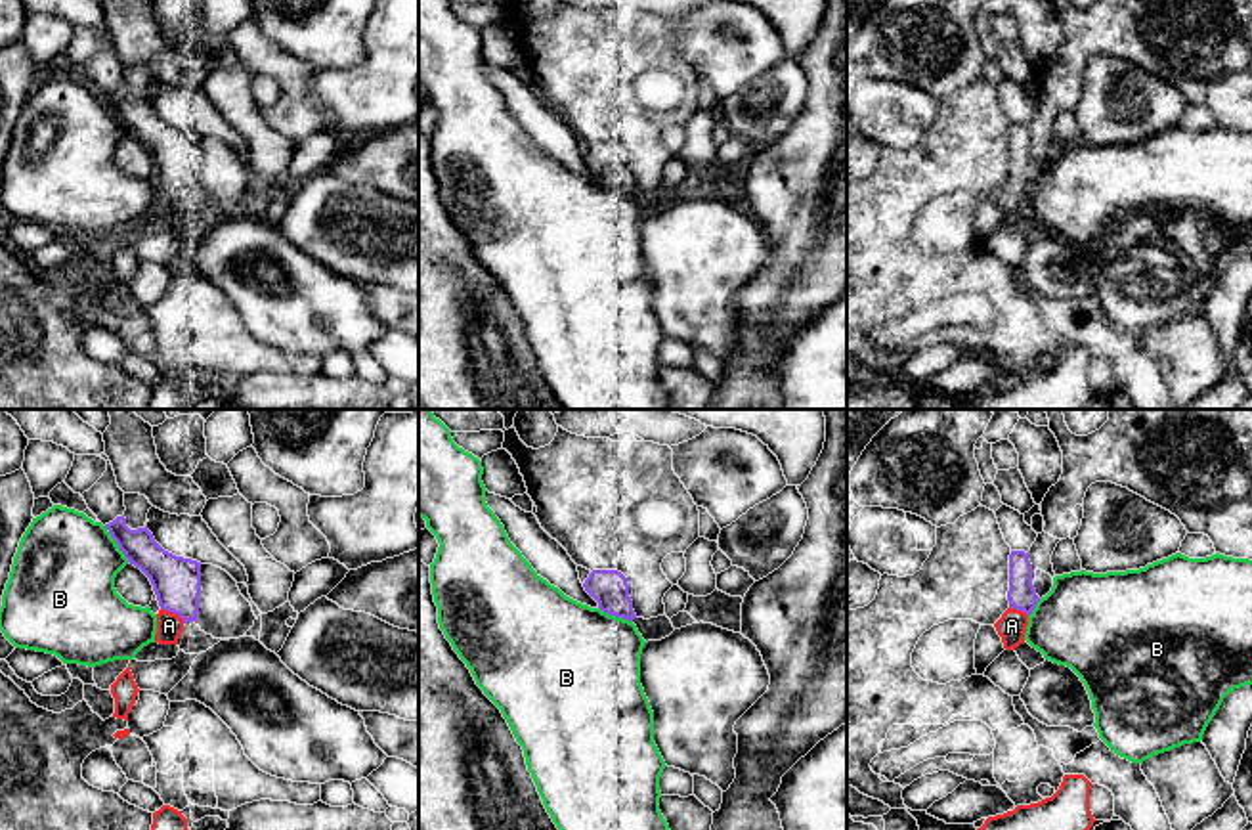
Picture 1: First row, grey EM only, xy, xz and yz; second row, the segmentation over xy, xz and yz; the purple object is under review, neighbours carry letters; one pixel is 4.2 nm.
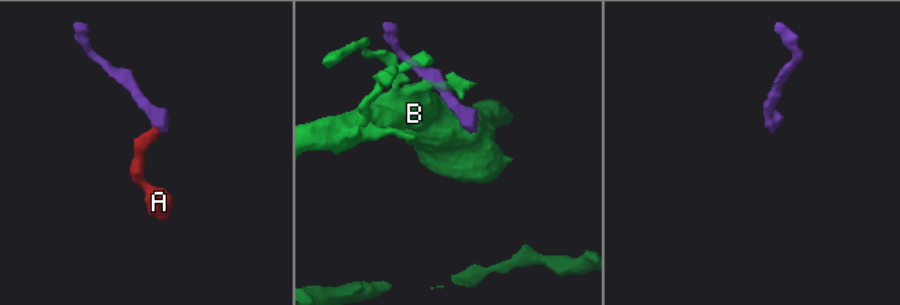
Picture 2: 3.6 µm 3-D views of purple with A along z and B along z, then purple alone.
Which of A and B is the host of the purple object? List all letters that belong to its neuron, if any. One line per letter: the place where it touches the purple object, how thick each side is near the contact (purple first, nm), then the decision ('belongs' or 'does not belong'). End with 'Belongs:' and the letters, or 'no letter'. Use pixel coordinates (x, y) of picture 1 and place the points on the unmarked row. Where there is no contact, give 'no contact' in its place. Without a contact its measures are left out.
A: contact xy (172, 182); calibres 200 and 110 nm; belongs
B: contact xz (616, 188); calibres 160 and 480 nm; does not belong
Belongs: A

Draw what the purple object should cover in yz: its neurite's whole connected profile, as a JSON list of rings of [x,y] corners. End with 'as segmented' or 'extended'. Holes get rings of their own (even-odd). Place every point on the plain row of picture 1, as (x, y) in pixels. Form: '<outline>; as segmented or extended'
[[[1011,122],[1009,126],[1007,172],[1009,180],[1002,186],[994,199],[1002,208],[1004,220],[1015,222],[1021,214],[1025,214],[1028,187],[1040,172],[1032,157],[1032,136],[1025,122]]]; extended

